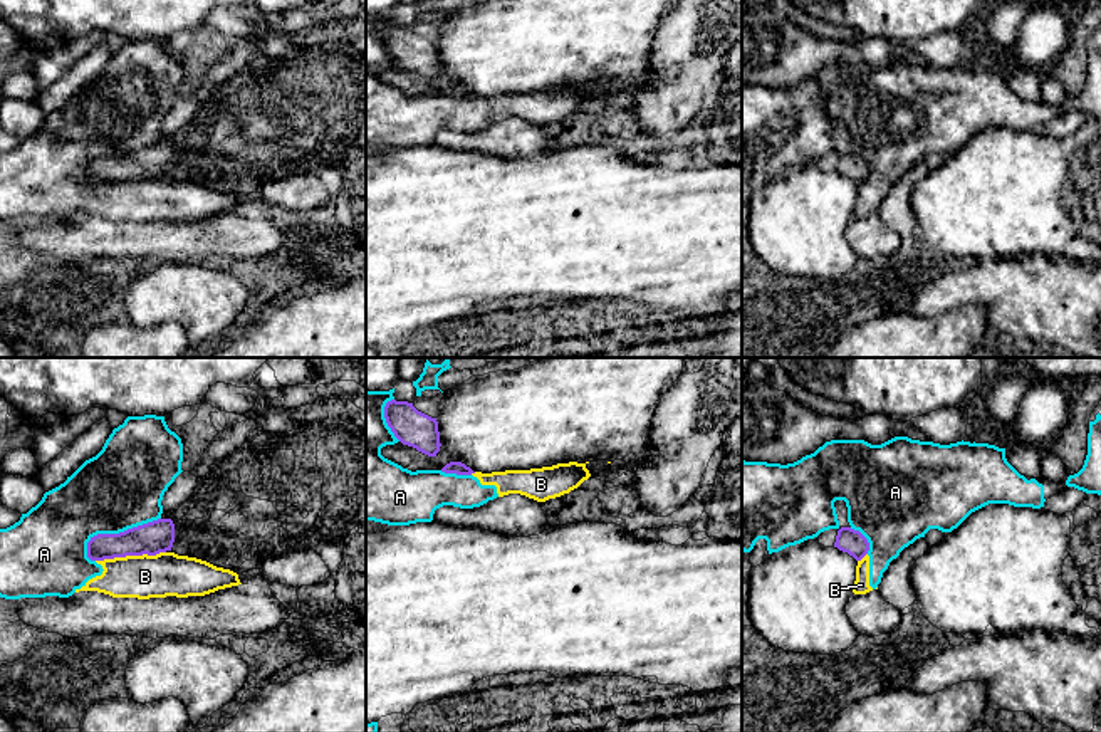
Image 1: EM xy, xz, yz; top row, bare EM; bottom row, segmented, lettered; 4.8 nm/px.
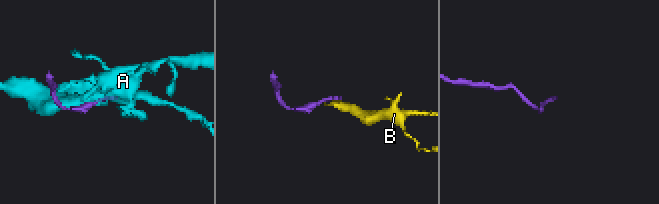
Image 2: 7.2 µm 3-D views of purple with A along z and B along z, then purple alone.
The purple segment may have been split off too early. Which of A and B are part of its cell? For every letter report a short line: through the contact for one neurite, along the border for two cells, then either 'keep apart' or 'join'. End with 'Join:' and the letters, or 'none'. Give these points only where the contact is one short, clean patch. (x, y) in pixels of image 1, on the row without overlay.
A: keep apart
B: line xy (165, 175), (96, 185); keep apart
Join: none

